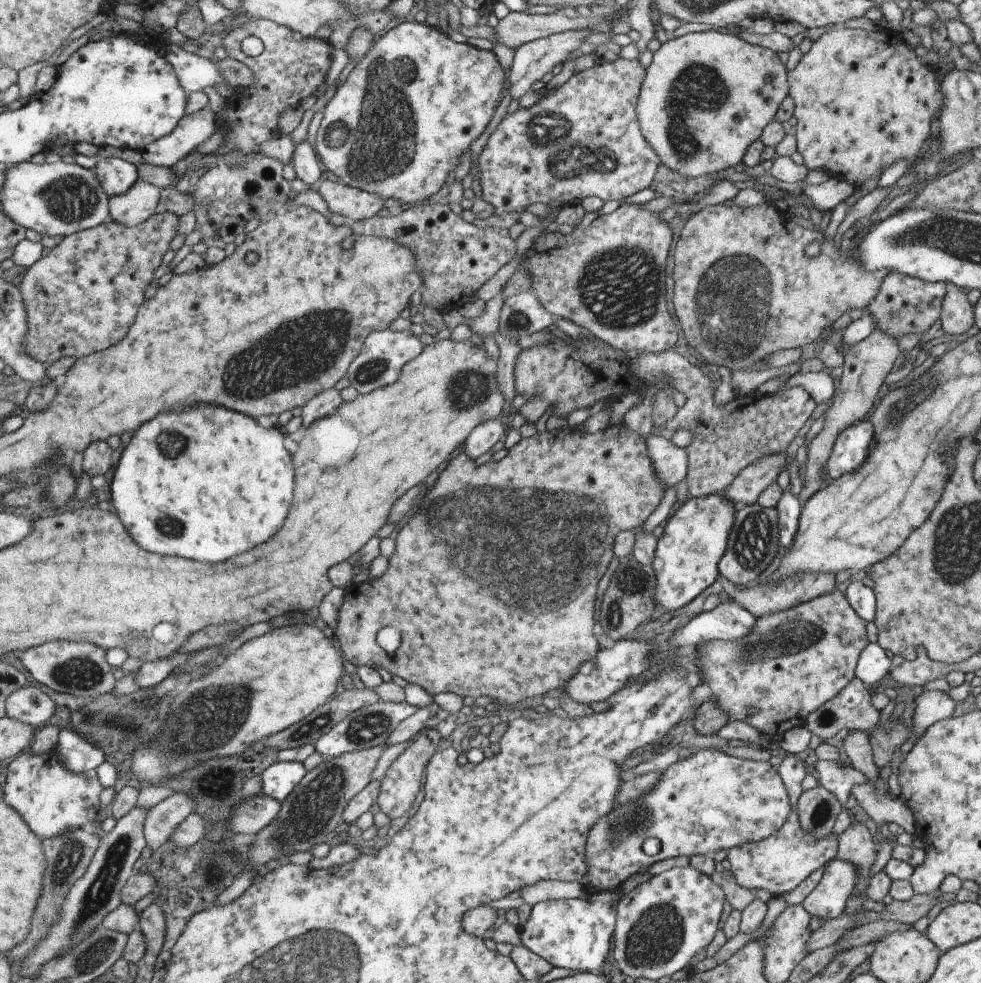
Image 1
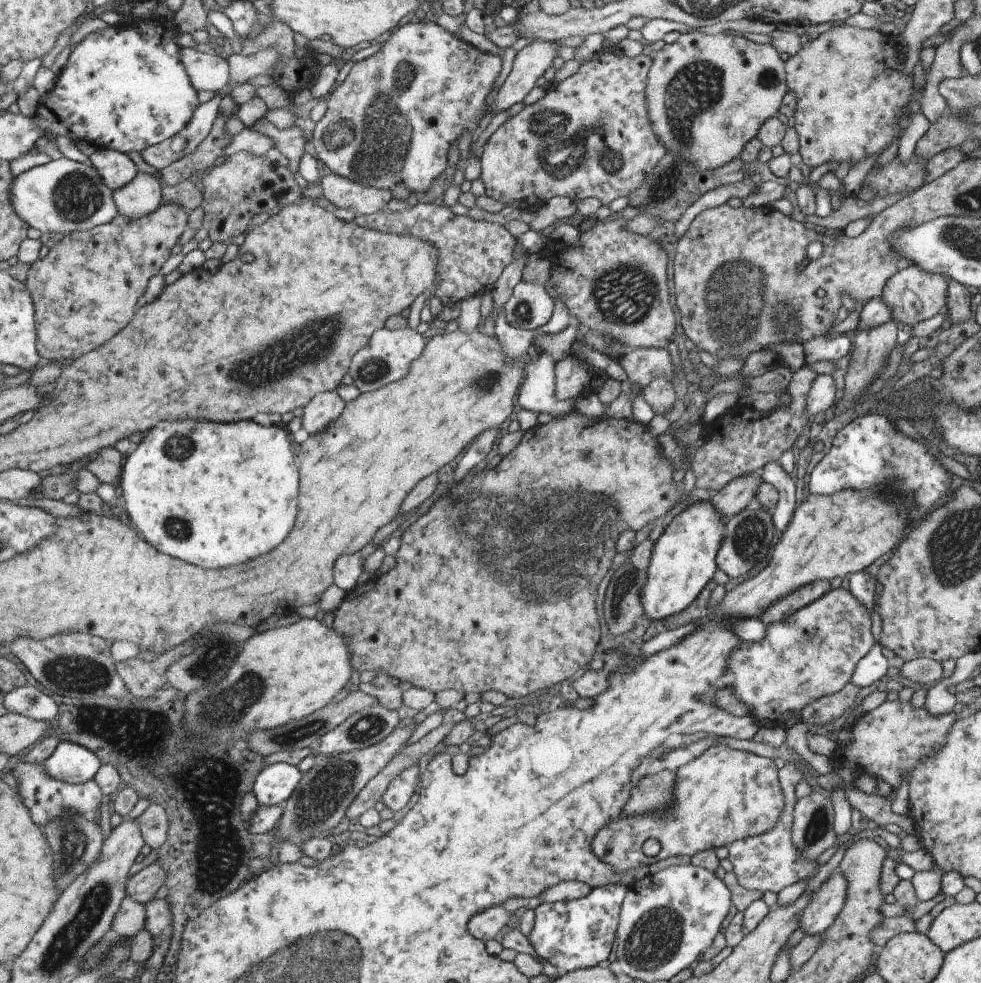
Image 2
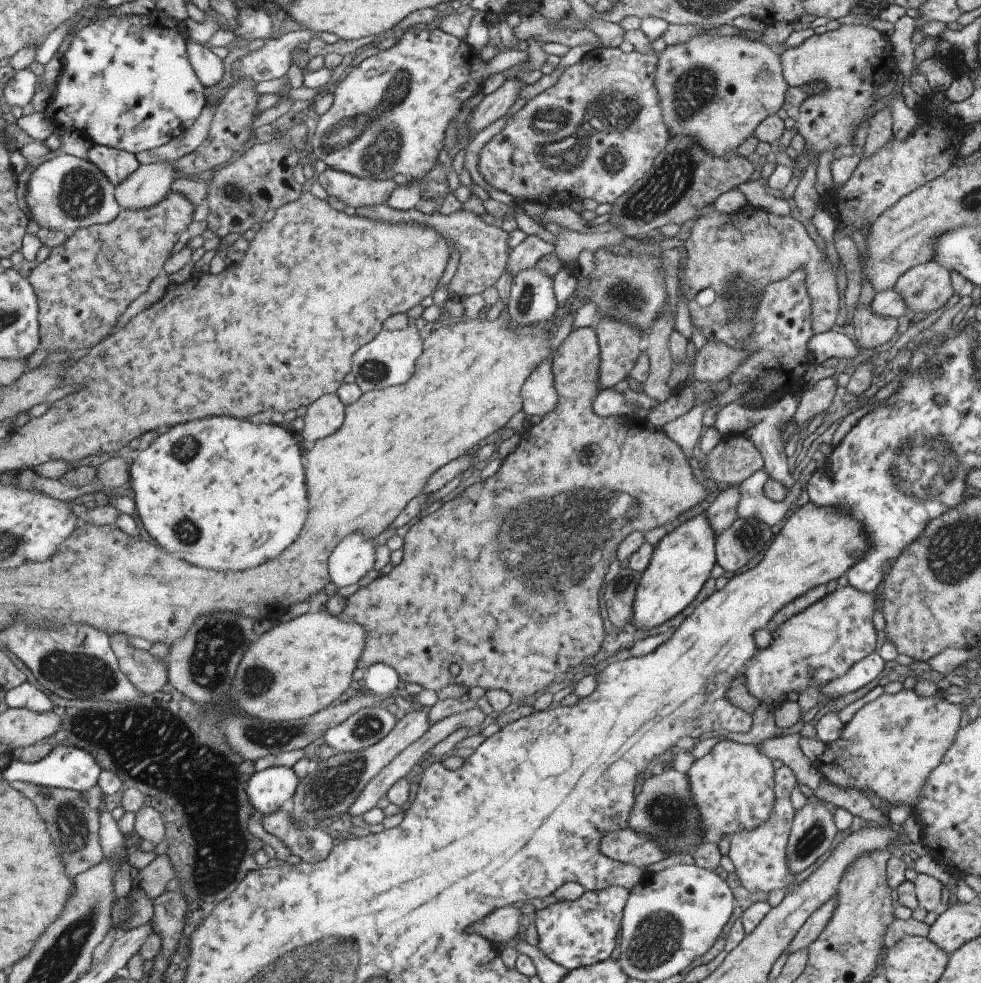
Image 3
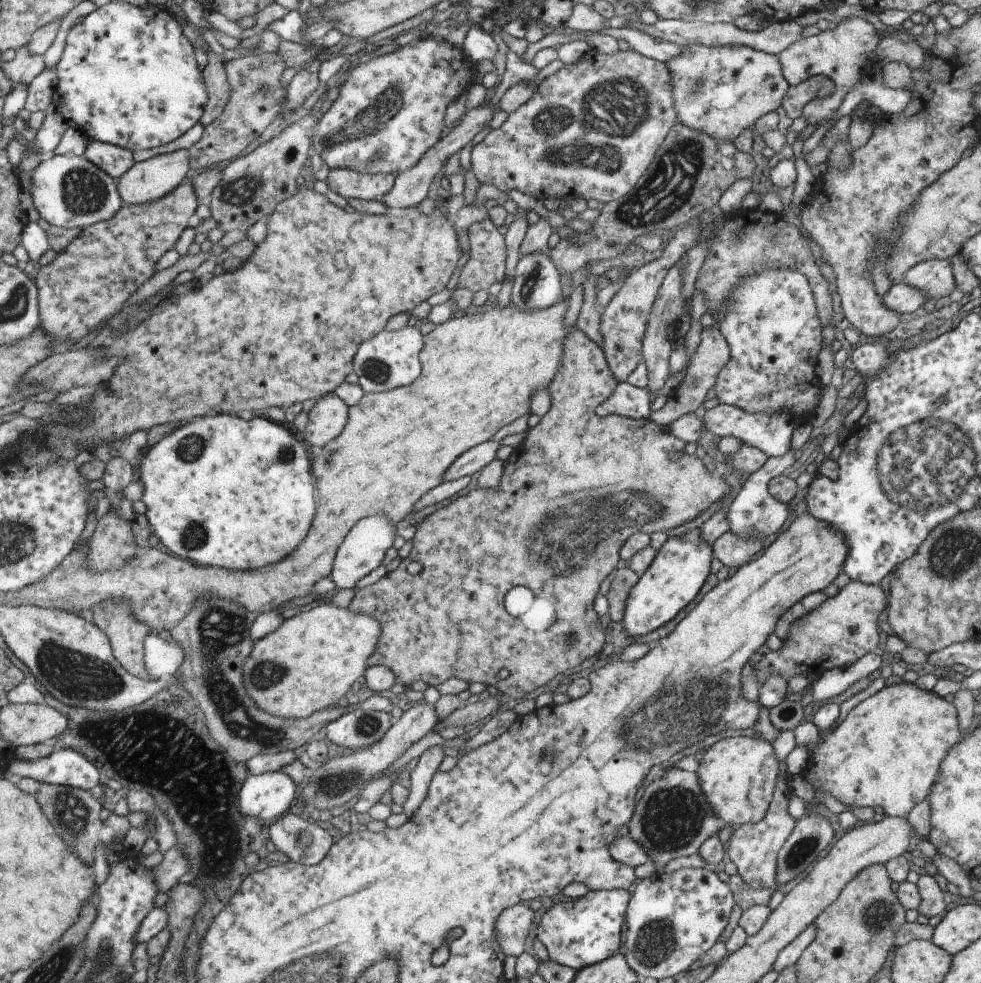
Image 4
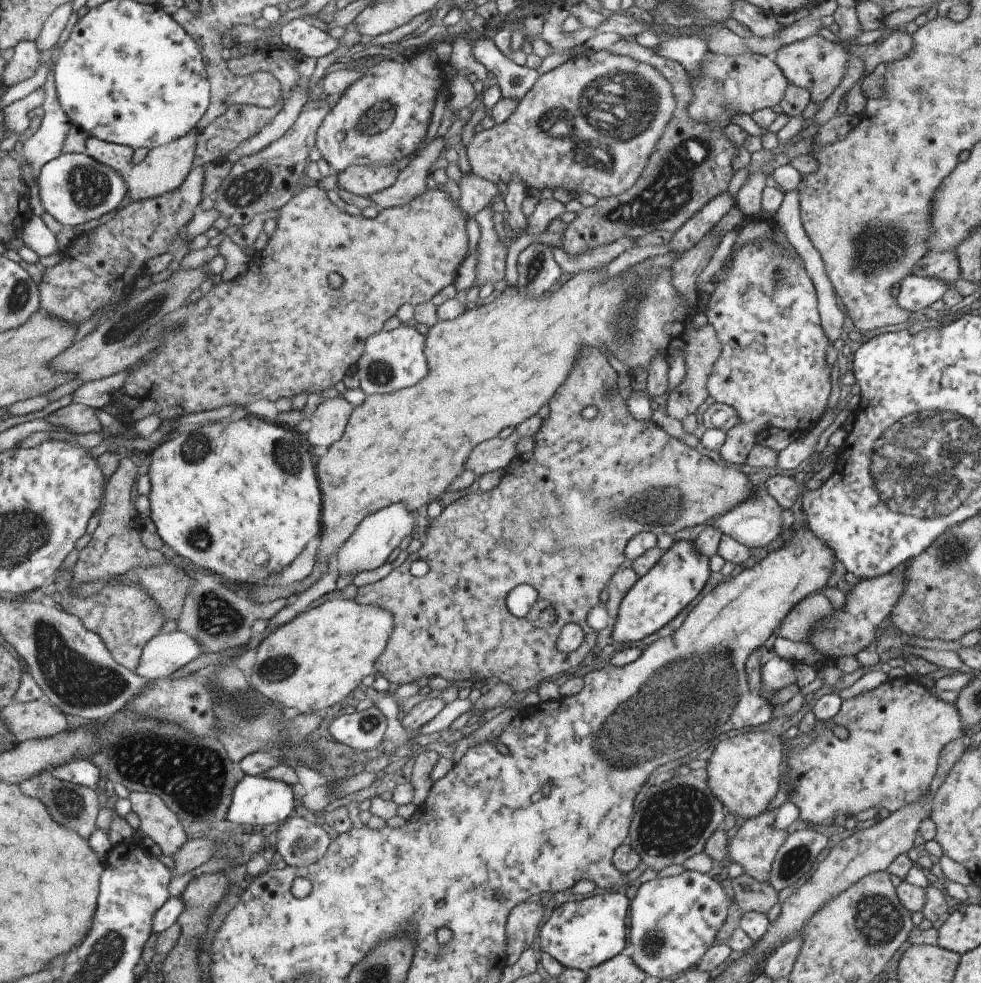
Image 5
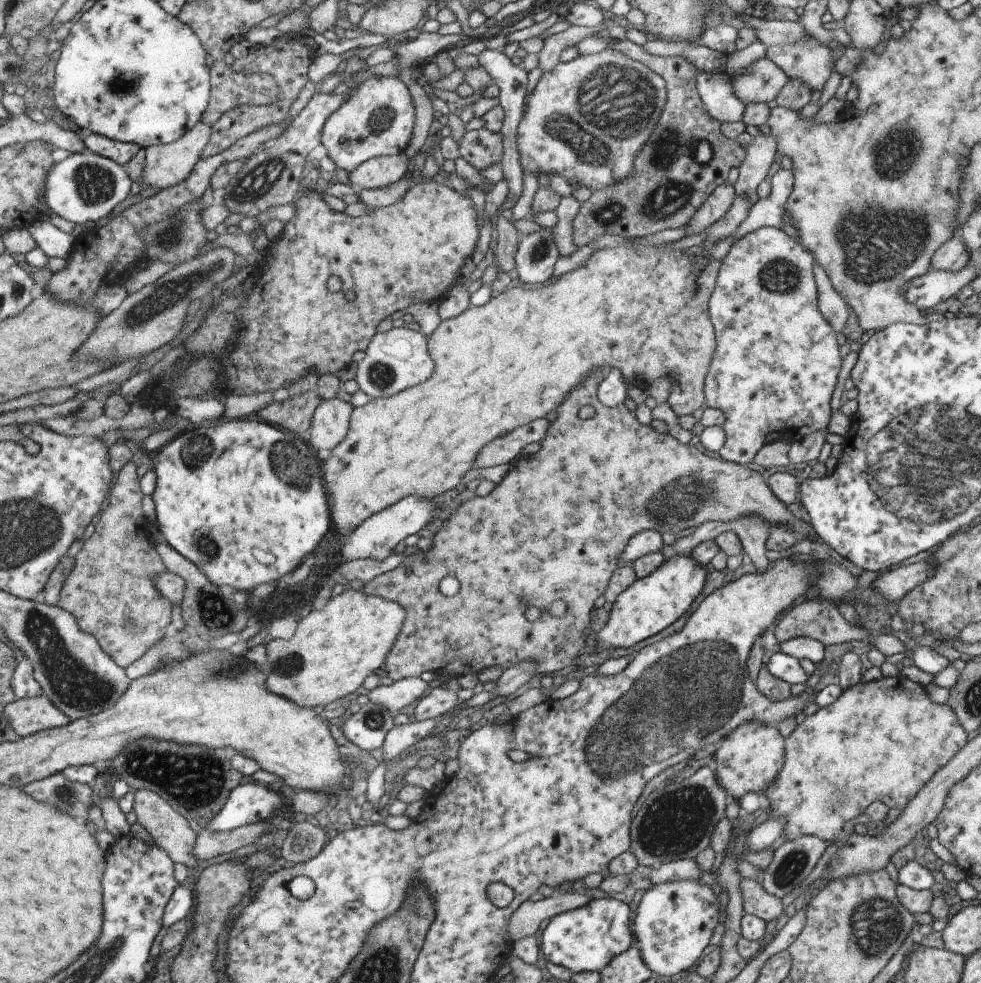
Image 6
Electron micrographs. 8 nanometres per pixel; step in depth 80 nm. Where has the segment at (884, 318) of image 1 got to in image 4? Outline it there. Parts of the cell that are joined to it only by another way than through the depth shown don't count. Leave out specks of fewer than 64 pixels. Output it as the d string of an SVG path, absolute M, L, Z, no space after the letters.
M927 259L908 268L902 282L925 294L926 300L939 300L954 288L954 278L950 263L946 259Z

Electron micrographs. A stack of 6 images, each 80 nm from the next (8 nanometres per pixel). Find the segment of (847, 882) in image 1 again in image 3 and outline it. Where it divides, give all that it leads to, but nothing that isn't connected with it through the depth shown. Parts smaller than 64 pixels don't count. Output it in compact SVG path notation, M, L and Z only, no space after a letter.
M836 896L829 898L829 900L826 900L821 906L818 906L813 912L811 912L788 944L789 953L803 947L807 948L807 946L809 946L823 930L823 927L827 924L835 907Z

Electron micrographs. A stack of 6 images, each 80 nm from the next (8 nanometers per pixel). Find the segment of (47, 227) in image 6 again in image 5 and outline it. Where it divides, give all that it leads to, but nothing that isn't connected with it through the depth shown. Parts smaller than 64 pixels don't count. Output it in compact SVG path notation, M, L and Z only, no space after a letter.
M31 216L22 229L21 239L24 244L31 247L39 256L51 256L59 253L57 236L51 232L39 216Z

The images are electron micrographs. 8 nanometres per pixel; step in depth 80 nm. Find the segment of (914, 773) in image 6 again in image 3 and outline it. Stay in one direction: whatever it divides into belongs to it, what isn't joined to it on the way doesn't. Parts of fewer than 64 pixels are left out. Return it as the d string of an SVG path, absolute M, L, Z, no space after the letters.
M902 689L894 695L887 695L883 693L877 699L863 706L858 710L855 715L845 724L840 732L839 738L833 742L825 745L825 750L815 759L816 767L818 768L821 778L829 779L829 782L838 784L842 787L853 787L860 790L862 793L865 788L872 790L880 800L885 800L889 803L888 808L895 802L904 802L913 806L916 798L920 798L920 786L922 785L923 779L931 772L932 768L935 768L941 757L945 754L947 747L953 742L957 729L962 726L964 722L963 716L960 712L960 708L957 705L947 702L943 699L937 699L935 694L928 698L919 698L919 696L913 690Z

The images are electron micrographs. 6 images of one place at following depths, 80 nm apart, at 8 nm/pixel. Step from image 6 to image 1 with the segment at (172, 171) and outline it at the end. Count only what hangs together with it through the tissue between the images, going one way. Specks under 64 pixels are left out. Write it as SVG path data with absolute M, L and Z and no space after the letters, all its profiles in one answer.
M139 178L125 194L110 197L110 220L128 227L142 225L157 213L163 191Z

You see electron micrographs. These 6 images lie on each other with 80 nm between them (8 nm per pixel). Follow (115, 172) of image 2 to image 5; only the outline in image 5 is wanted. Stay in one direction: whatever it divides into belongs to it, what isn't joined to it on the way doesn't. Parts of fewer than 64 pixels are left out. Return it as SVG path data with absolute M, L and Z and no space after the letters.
M89 136L86 140L86 154L106 164L117 172L123 172L133 164L135 149L127 145L118 145Z

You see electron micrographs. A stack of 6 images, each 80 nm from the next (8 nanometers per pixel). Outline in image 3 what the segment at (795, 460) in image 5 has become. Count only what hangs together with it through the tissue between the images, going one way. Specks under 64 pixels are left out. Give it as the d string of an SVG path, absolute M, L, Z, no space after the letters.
M761 468L738 484L740 499L736 510L737 517L753 517L771 527L787 514L789 505L801 490L800 483L794 482L781 502L773 502L762 491L763 483L767 478L768 476Z

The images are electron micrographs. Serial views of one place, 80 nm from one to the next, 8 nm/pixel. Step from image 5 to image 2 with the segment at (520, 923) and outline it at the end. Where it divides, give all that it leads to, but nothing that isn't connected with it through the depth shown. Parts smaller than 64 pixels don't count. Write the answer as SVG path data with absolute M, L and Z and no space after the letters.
M499 905L473 913L466 922L467 933L481 942L493 938L497 939L504 932L505 923L509 920L509 915Z

